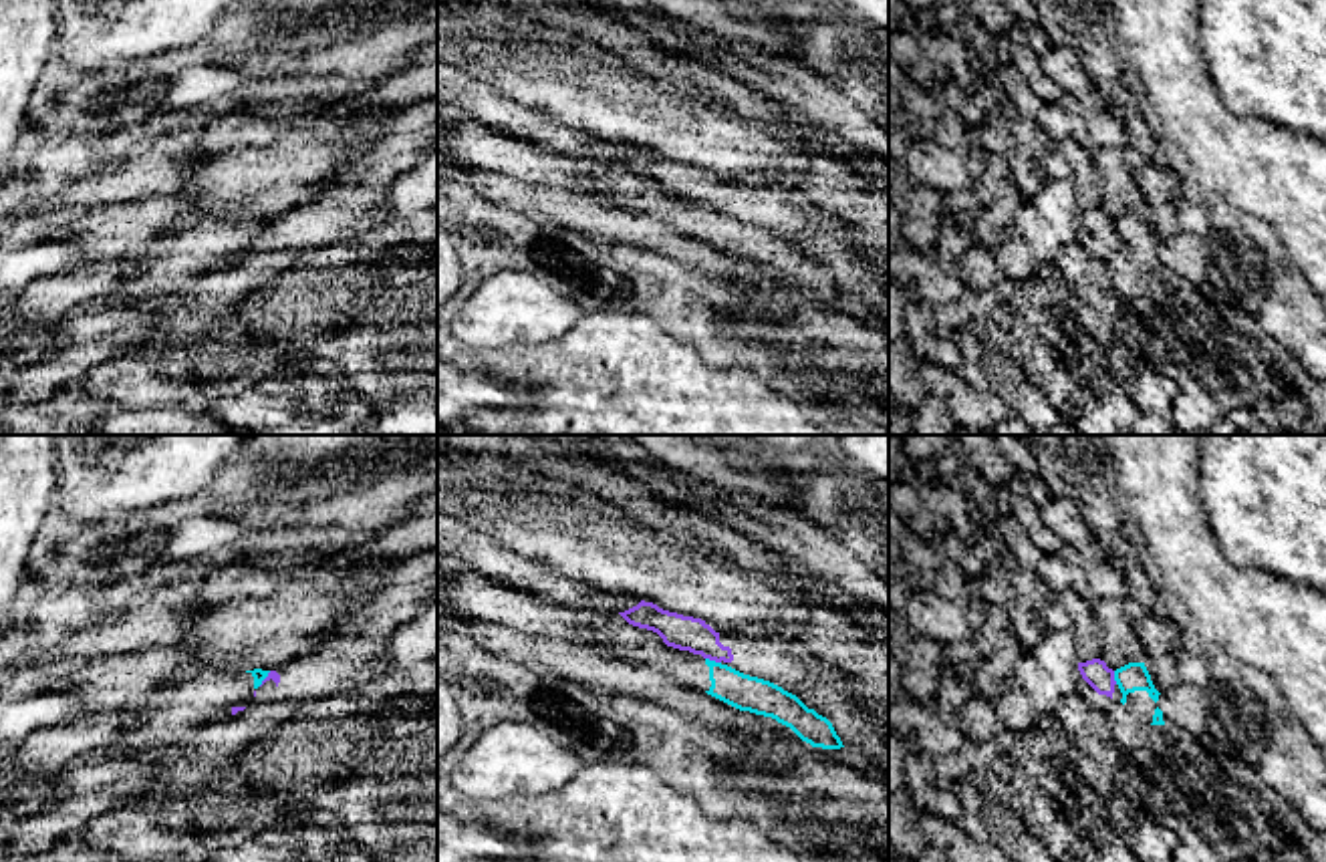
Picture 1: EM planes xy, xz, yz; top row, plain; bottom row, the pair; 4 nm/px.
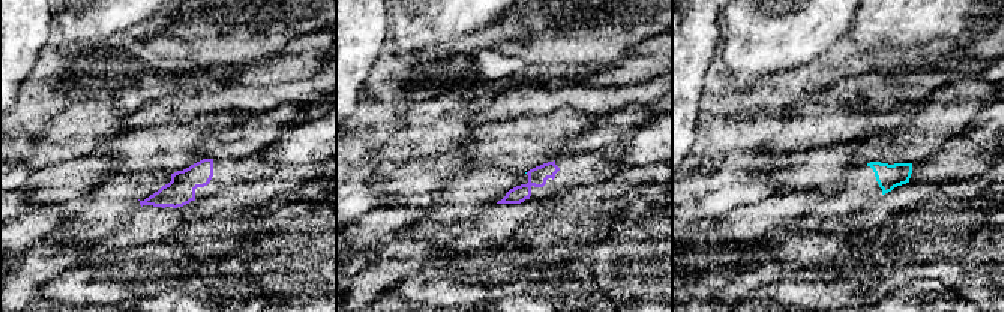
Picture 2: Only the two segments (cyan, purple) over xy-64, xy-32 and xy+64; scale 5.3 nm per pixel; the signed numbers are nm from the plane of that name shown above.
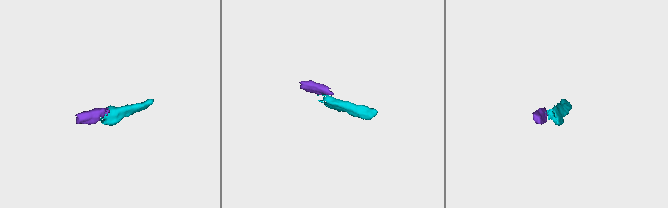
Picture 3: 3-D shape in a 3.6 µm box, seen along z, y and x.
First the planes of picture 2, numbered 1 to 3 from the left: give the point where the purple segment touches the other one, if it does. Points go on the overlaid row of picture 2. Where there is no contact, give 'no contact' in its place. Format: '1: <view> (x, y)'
1: no contact
2: no contact
3: no contact

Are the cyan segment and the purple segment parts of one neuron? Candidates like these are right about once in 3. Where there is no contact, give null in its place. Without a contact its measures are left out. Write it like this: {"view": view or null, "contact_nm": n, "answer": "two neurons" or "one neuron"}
{"view": "xz", "contact_nm": 70, "answer": "two neurons"}

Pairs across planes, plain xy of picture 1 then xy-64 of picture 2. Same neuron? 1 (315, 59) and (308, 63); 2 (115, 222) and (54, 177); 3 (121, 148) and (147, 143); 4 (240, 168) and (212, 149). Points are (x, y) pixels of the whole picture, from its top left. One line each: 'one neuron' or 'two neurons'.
1: two neurons
2: one neuron
3: two neurons
4: two neurons

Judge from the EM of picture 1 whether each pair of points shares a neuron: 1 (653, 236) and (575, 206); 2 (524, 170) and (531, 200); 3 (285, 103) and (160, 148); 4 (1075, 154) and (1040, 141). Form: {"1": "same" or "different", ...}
{"1": "same", "2": "different", "3": "same", "4": "different"}

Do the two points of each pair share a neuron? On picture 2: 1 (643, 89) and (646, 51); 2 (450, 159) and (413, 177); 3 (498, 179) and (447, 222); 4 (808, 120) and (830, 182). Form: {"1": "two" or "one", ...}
{"1": "two", "2": "one", "3": "one", "4": "two"}

